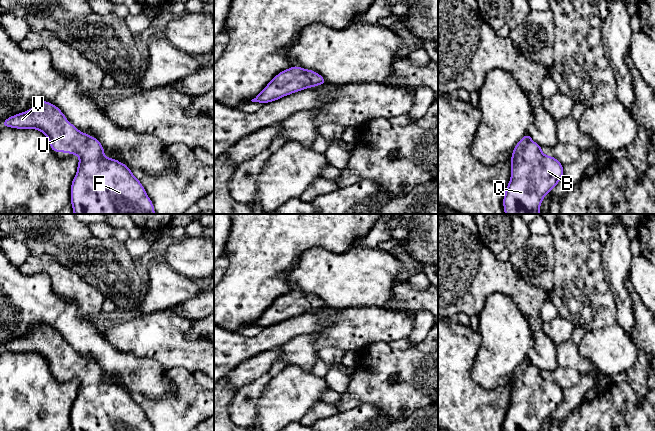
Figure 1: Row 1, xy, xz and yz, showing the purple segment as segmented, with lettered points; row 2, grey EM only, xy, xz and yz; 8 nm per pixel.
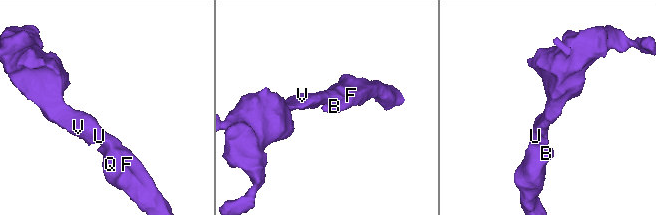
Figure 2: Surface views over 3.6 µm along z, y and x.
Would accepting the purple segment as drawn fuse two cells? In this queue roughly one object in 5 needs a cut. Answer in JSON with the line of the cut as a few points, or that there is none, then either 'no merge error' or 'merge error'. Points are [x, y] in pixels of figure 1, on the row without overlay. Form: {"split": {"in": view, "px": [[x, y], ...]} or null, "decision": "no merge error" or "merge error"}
{"split": null, "decision": "no merge error"}

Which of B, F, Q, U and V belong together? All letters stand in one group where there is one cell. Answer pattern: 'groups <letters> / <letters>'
groups B F Q U V

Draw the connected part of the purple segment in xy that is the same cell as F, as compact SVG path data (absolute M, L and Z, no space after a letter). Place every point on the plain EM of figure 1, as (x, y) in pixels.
M48 325L7 342L1 350L18 353L37 353L43 356L54 376L71 377L79 381L77 397L71 408L72 431L154 431L141 406L129 391L104 379L102 368L72 349L61 334Z

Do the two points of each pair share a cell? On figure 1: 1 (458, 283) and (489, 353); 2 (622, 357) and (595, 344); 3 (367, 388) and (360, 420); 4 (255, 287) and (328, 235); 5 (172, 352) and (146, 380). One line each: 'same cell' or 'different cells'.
1: different cells
2: same cell
3: different cells
4: same cell
5: different cells

